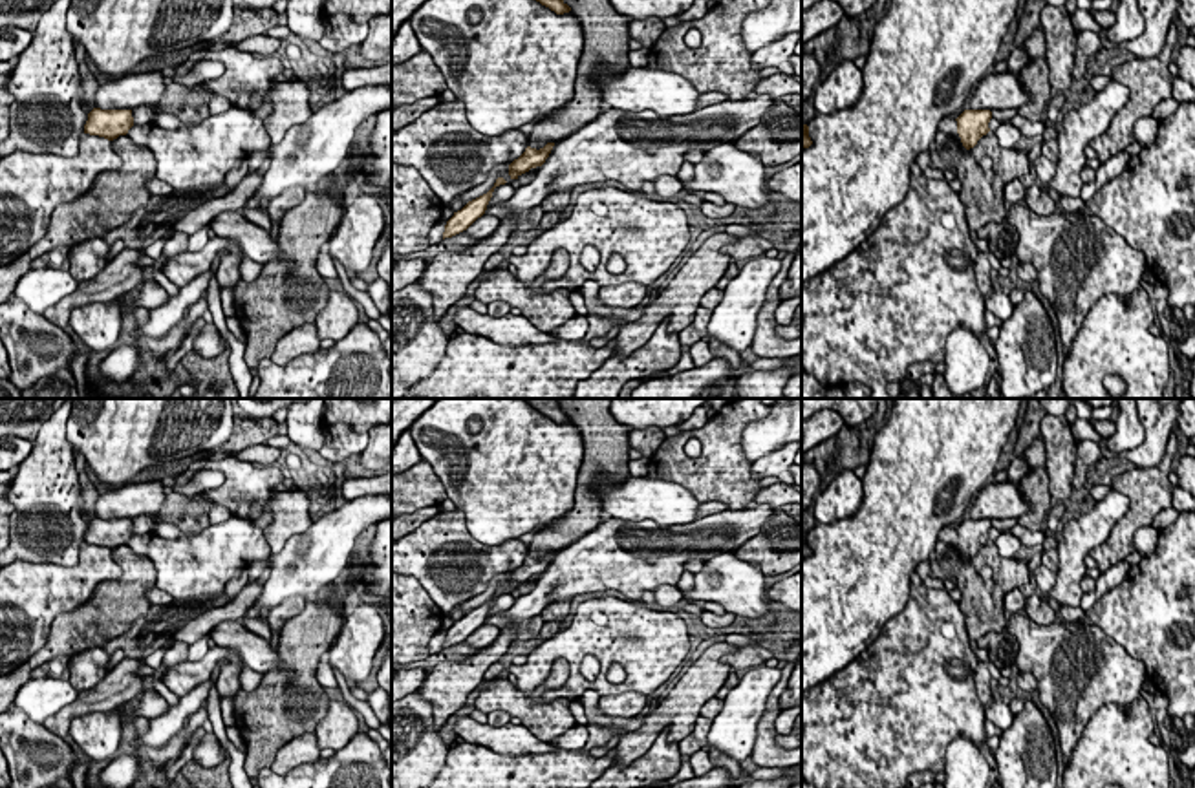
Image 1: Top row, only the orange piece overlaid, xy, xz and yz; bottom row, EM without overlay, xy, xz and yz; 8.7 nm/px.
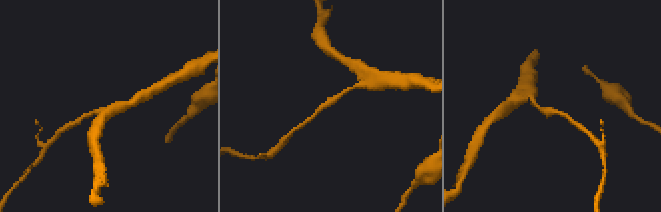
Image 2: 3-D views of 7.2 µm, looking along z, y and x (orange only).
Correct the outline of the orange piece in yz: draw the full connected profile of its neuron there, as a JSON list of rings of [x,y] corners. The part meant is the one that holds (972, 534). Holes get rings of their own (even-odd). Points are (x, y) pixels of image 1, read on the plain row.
[[[964,519],[957,530],[957,543],[966,559],[974,558],[977,550],[990,541],[990,519]]]

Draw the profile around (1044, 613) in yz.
[[[1027,594],[1025,611],[1038,625],[1050,625],[1056,620],[1056,607],[1050,602],[1043,602],[1038,594]]]

